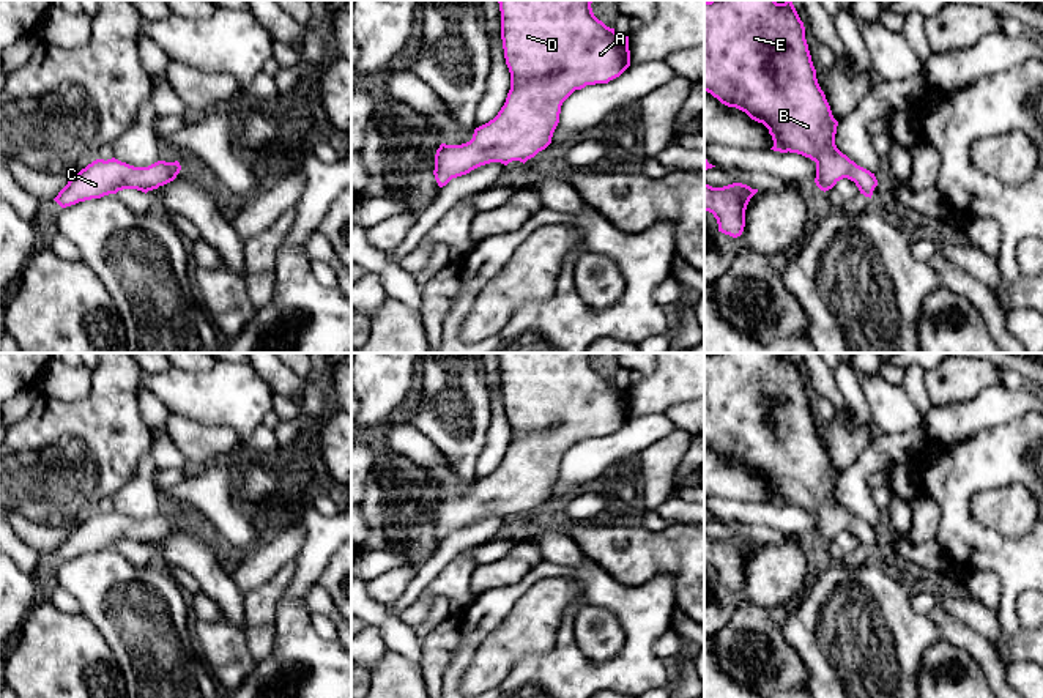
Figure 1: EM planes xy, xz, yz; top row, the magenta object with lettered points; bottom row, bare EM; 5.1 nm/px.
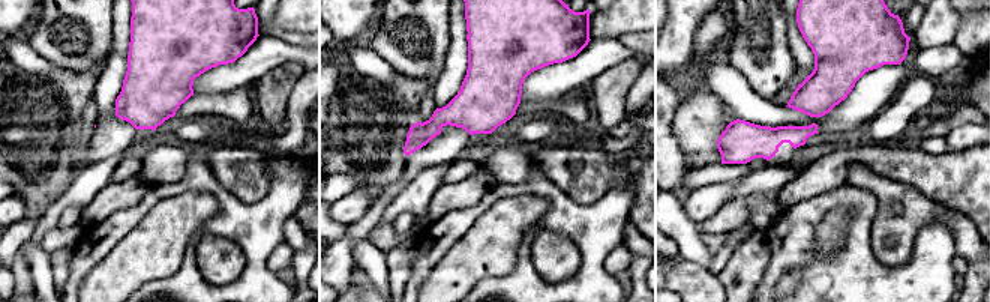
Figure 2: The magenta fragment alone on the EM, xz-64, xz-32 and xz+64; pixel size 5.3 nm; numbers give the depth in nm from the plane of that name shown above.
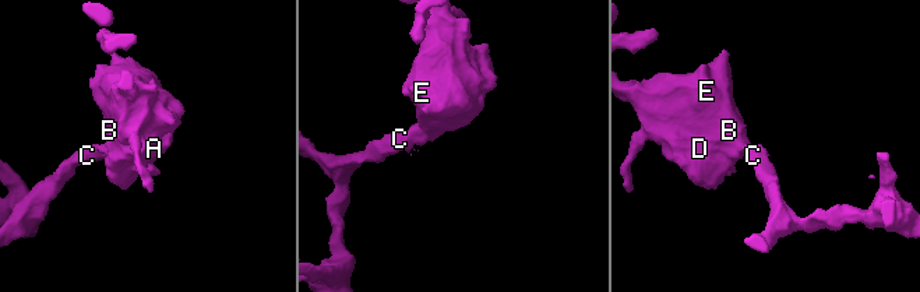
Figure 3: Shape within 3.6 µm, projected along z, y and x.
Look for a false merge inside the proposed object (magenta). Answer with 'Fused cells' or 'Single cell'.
Single cell

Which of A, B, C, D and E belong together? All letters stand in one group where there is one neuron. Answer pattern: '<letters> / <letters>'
A B C D E

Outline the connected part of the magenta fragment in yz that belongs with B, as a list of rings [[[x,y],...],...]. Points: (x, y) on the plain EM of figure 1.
[[[791,353],[704,355],[704,444],[763,476],[774,493],[770,503],[815,514],[815,536],[821,544],[848,531],[871,551],[878,539],[874,526],[857,518],[835,498],[838,474],[818,436],[805,380]]]

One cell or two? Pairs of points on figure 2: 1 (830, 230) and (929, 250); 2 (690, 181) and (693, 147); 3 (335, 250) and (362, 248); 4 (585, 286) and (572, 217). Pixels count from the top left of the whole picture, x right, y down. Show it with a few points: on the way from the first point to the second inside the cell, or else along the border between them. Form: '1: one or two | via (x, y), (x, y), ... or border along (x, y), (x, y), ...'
1: two | border along (848, 208), (845, 242), (833, 254), (818, 256)
2: two | border along (720, 163), (693, 169)
3: two | border along (368, 236), (354, 244), (353, 262)
4: one | via (588, 269), (588, 247), (576, 233)

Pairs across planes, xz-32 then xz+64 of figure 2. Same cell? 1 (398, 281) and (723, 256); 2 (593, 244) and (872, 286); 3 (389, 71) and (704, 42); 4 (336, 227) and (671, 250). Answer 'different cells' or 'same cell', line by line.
1: different cells
2: same cell
3: different cells
4: different cells

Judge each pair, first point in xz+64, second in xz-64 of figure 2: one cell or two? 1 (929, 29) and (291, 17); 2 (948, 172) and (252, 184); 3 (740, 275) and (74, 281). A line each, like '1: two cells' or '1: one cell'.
1: one cell
2: one cell
3: two cells

